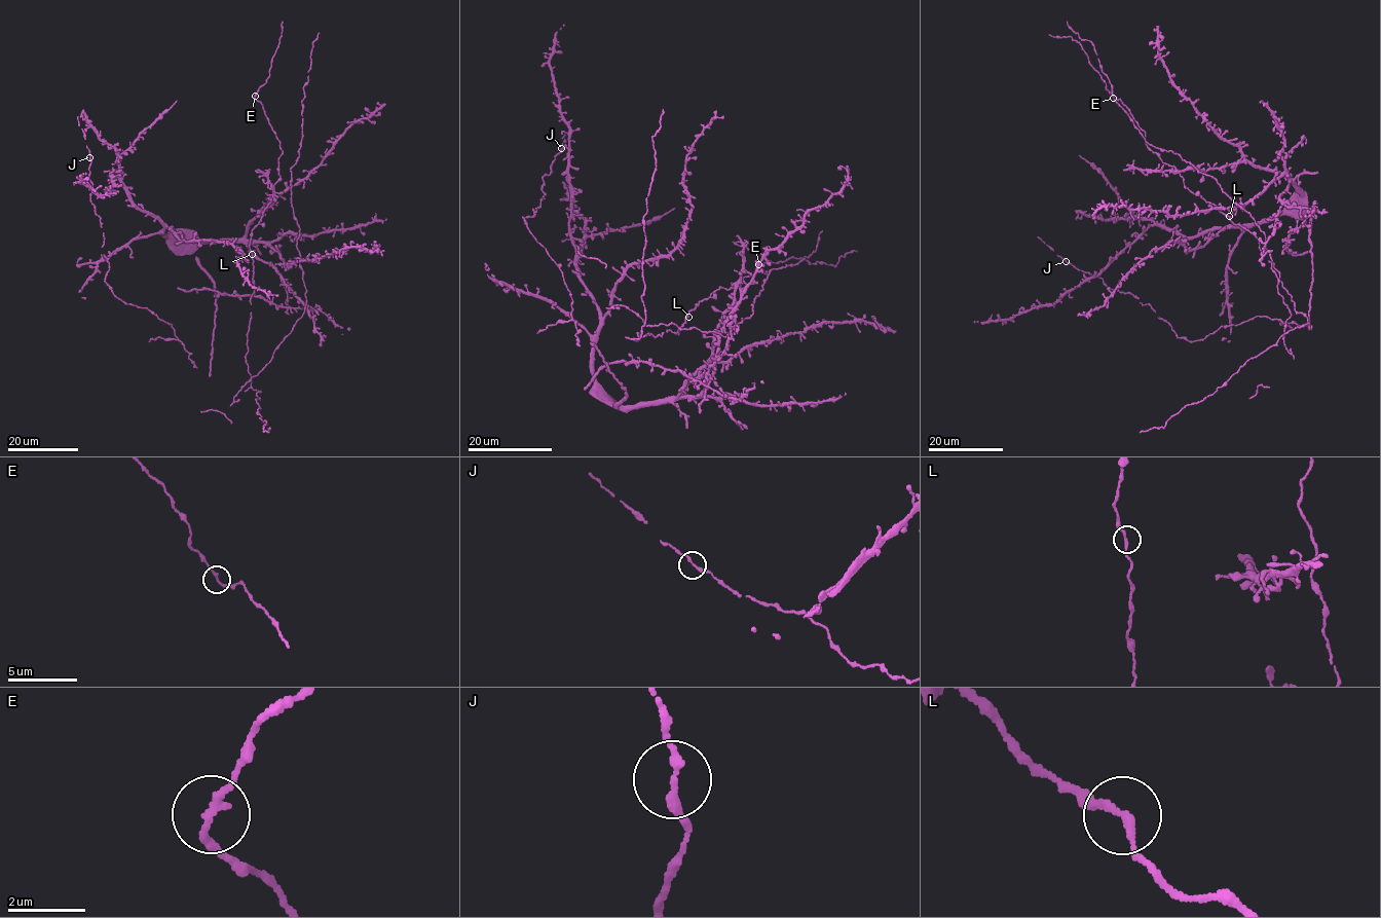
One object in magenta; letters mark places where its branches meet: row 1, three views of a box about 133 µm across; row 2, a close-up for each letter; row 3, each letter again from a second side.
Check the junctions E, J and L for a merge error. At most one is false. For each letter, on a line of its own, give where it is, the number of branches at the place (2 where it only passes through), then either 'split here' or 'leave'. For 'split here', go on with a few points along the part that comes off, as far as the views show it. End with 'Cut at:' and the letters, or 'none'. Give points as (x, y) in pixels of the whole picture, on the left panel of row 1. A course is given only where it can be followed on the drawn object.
E: at (255, 96); 2 branches meet; leave
J: at (89, 157); 2 branches meet; leave
L: at (252, 254); 2 branches meet; leave
Cut at: none

